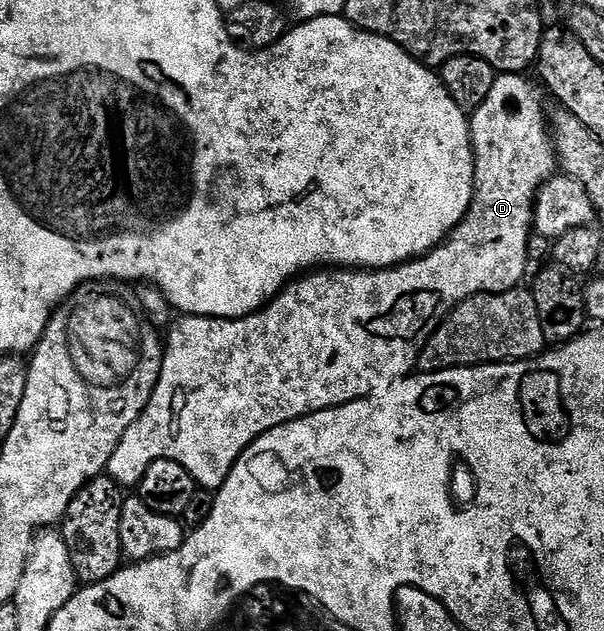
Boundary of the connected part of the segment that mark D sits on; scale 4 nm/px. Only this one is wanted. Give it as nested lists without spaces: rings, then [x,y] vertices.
[[[500,73],[494,81],[494,89],[490,89],[490,97],[482,101],[482,105],[474,112],[470,119],[472,128],[472,153],[474,156],[474,190],[472,203],[464,214],[464,220],[452,230],[452,234],[439,243],[433,251],[427,255],[410,259],[407,263],[400,263],[396,267],[383,269],[316,269],[311,273],[304,273],[295,281],[289,282],[288,286],[272,300],[271,303],[260,308],[254,315],[248,315],[244,319],[208,319],[205,315],[185,315],[177,318],[171,324],[172,332],[166,335],[164,349],[164,364],[158,377],[158,385],[146,405],[146,409],[126,429],[118,449],[114,449],[114,457],[110,457],[106,468],[107,474],[121,488],[135,488],[142,481],[146,469],[154,461],[169,459],[178,461],[188,468],[190,477],[201,488],[212,487],[219,489],[226,481],[226,477],[232,471],[232,467],[238,461],[238,457],[258,436],[264,435],[270,429],[278,425],[286,425],[295,419],[301,419],[303,415],[313,415],[319,411],[325,411],[331,407],[341,407],[347,403],[353,403],[359,399],[367,399],[377,393],[387,392],[388,388],[399,379],[405,378],[413,370],[414,365],[419,364],[420,350],[424,343],[438,329],[438,325],[453,311],[462,301],[466,301],[475,295],[485,293],[493,295],[499,291],[510,291],[521,286],[520,278],[528,267],[528,231],[534,227],[534,204],[536,192],[547,179],[552,178],[558,167],[558,160],[552,145],[549,124],[546,122],[546,107],[540,104],[536,91],[524,80],[525,76],[520,73]]]

